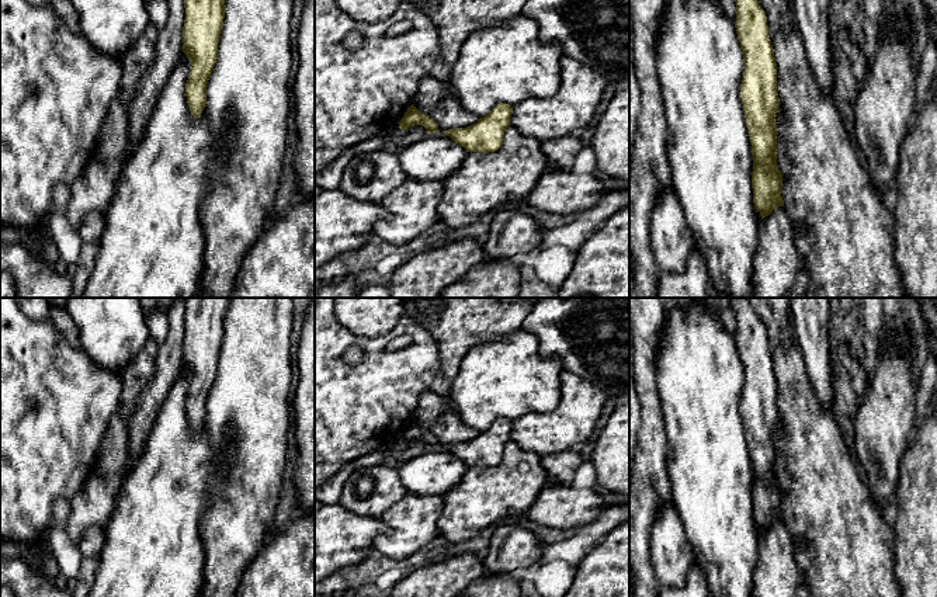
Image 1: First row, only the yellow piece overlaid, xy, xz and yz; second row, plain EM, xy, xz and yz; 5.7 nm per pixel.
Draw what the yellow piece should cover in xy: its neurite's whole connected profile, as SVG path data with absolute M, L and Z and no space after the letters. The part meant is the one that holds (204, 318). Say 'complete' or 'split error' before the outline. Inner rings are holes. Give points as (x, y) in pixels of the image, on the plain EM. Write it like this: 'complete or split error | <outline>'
split error | M185 298L184 305L181 372L157 413L143 451L122 478L87 597L201 597L205 551L199 523L208 507L211 482L225 478L233 462L233 451L219 452L204 424L229 298Z

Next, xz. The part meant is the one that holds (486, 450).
split error | M518 329L499 340L478 344L462 358L459 372L448 395L451 406L461 420L479 434L466 442L443 445L466 466L494 466L504 455L513 421L530 413L552 412L561 400L559 358L544 357L535 334Z

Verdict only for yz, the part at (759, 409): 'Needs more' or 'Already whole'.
Needs more

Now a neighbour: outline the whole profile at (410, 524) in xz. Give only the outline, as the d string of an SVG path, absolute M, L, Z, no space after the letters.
M441 447L428 448L426 452L400 464L398 473L407 489L407 494L379 518L385 531L375 537L374 552L389 559L406 559L440 537L437 523L444 510L444 496L459 485L466 469L465 462Z

